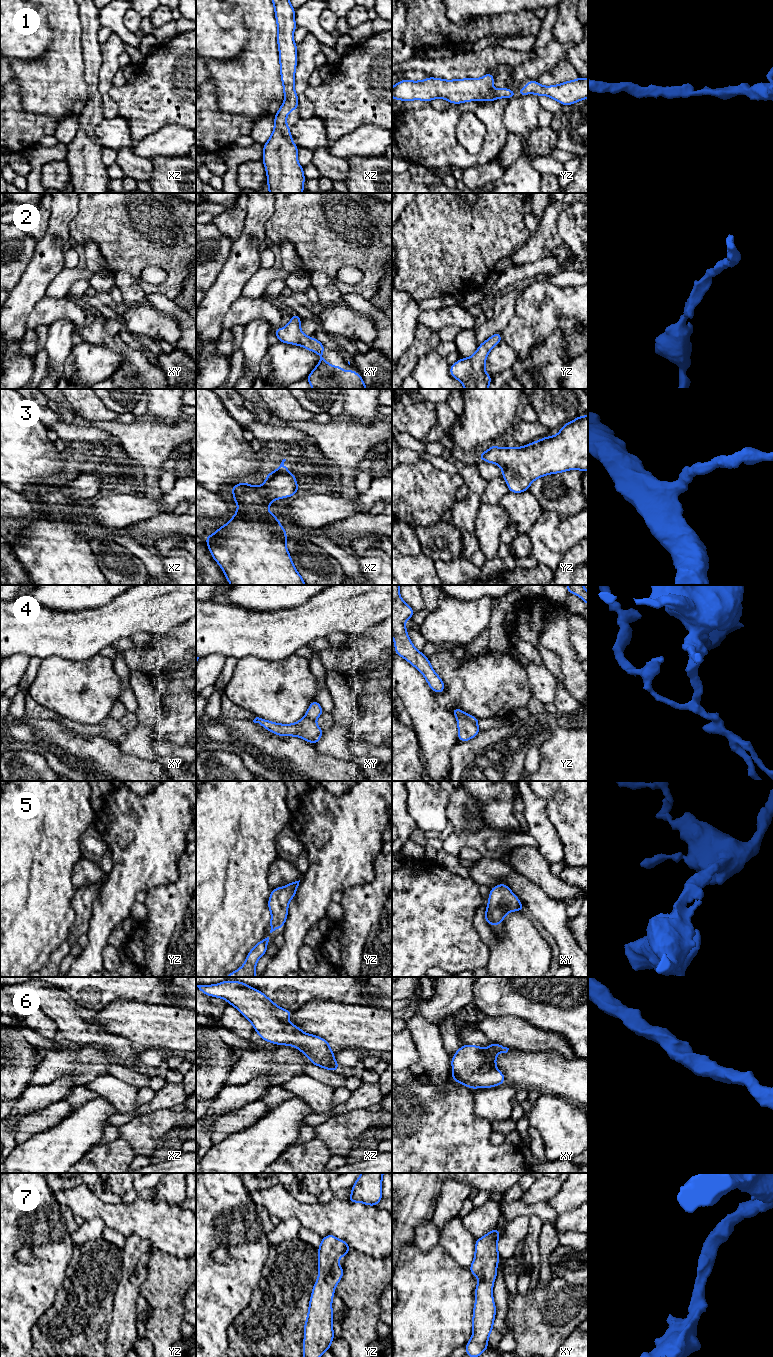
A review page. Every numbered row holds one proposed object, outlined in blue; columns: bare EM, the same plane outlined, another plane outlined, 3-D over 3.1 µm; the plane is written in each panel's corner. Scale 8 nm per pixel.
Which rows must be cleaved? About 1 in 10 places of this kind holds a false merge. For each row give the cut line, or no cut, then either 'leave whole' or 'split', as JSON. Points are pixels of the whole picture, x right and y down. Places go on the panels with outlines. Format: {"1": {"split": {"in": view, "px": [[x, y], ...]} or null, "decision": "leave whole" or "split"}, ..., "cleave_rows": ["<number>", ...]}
{"1": {"split": null, "decision": "leave whole"}, "2": {"split": null, "decision": "leave whole"}, "3": {"split": null, "decision": "leave whole"}, "4": {"split": {"in": "yz", "px": [[457, 717], [463, 717], [476, 723]]}, "decision": "split"}, "5": {"split": null, "decision": "leave whole"}, "6": {"split": null, "decision": "leave whole"}, "7": {"split": null, "decision": "leave whole"}, "cleave_rows": ["4"]}

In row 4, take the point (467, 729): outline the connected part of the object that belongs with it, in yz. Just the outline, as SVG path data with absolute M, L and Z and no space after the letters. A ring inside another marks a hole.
M457 718L458 725L458 741L469 741L476 737L480 732L477 723L466 720L464 718Z

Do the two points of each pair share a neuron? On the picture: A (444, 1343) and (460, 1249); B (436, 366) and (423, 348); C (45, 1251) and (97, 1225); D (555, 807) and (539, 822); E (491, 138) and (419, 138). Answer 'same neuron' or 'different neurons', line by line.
A: different neurons
B: different neurons
C: different neurons
D: different neurons
E: same neuron

